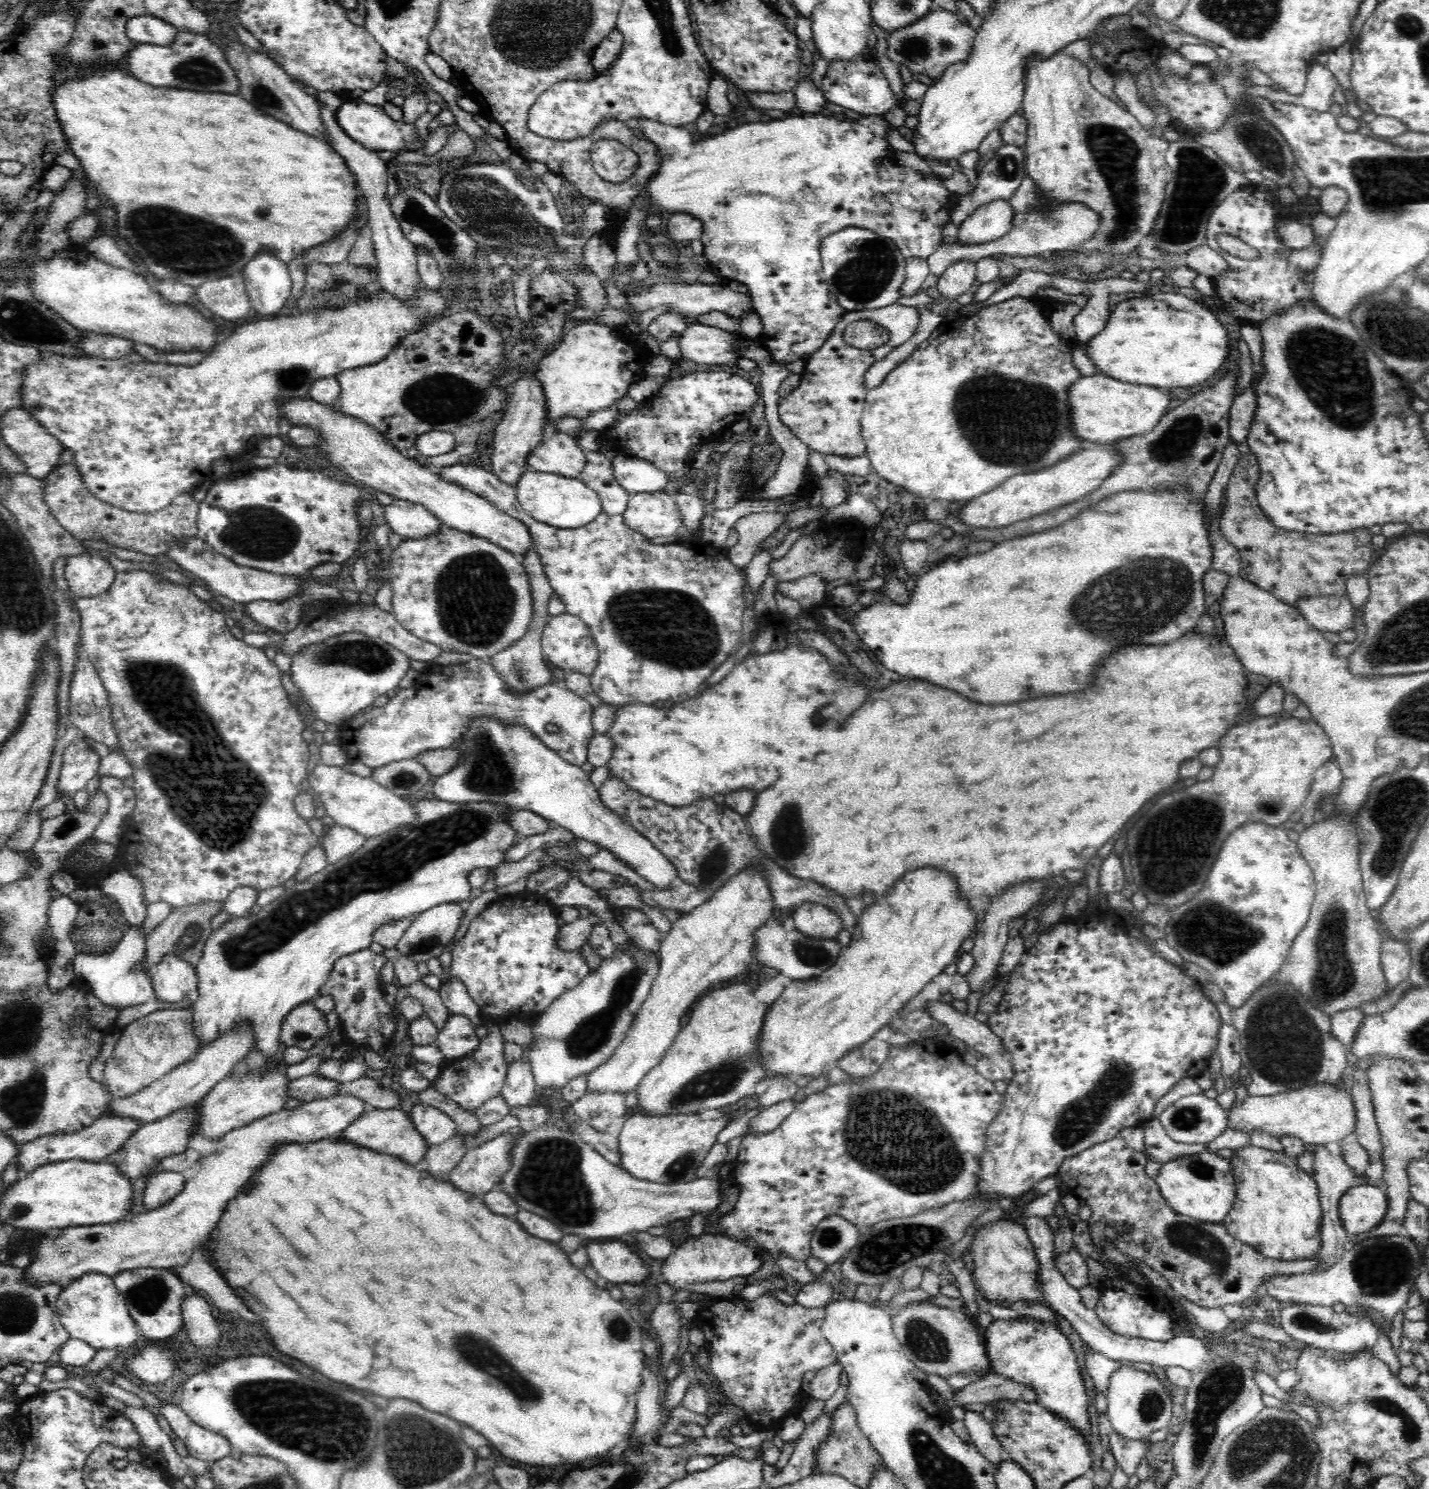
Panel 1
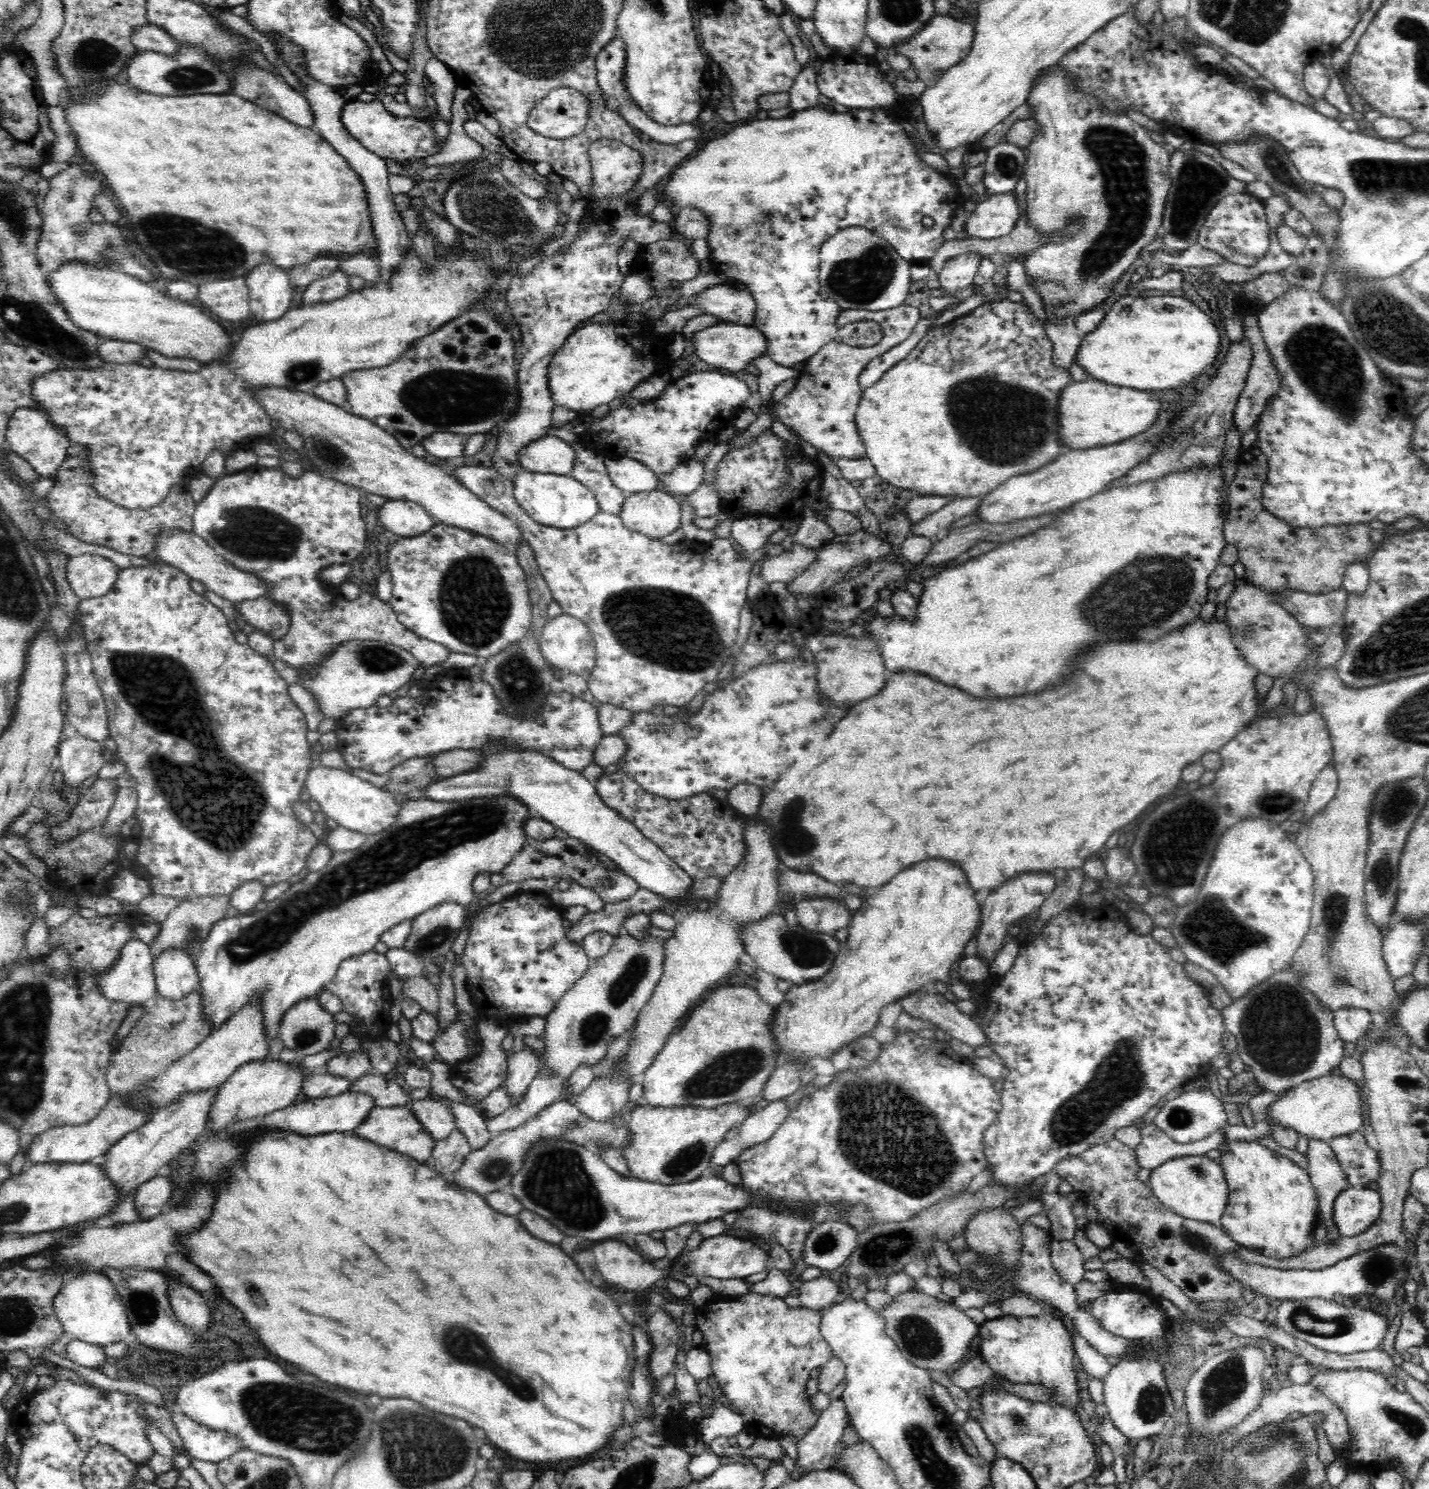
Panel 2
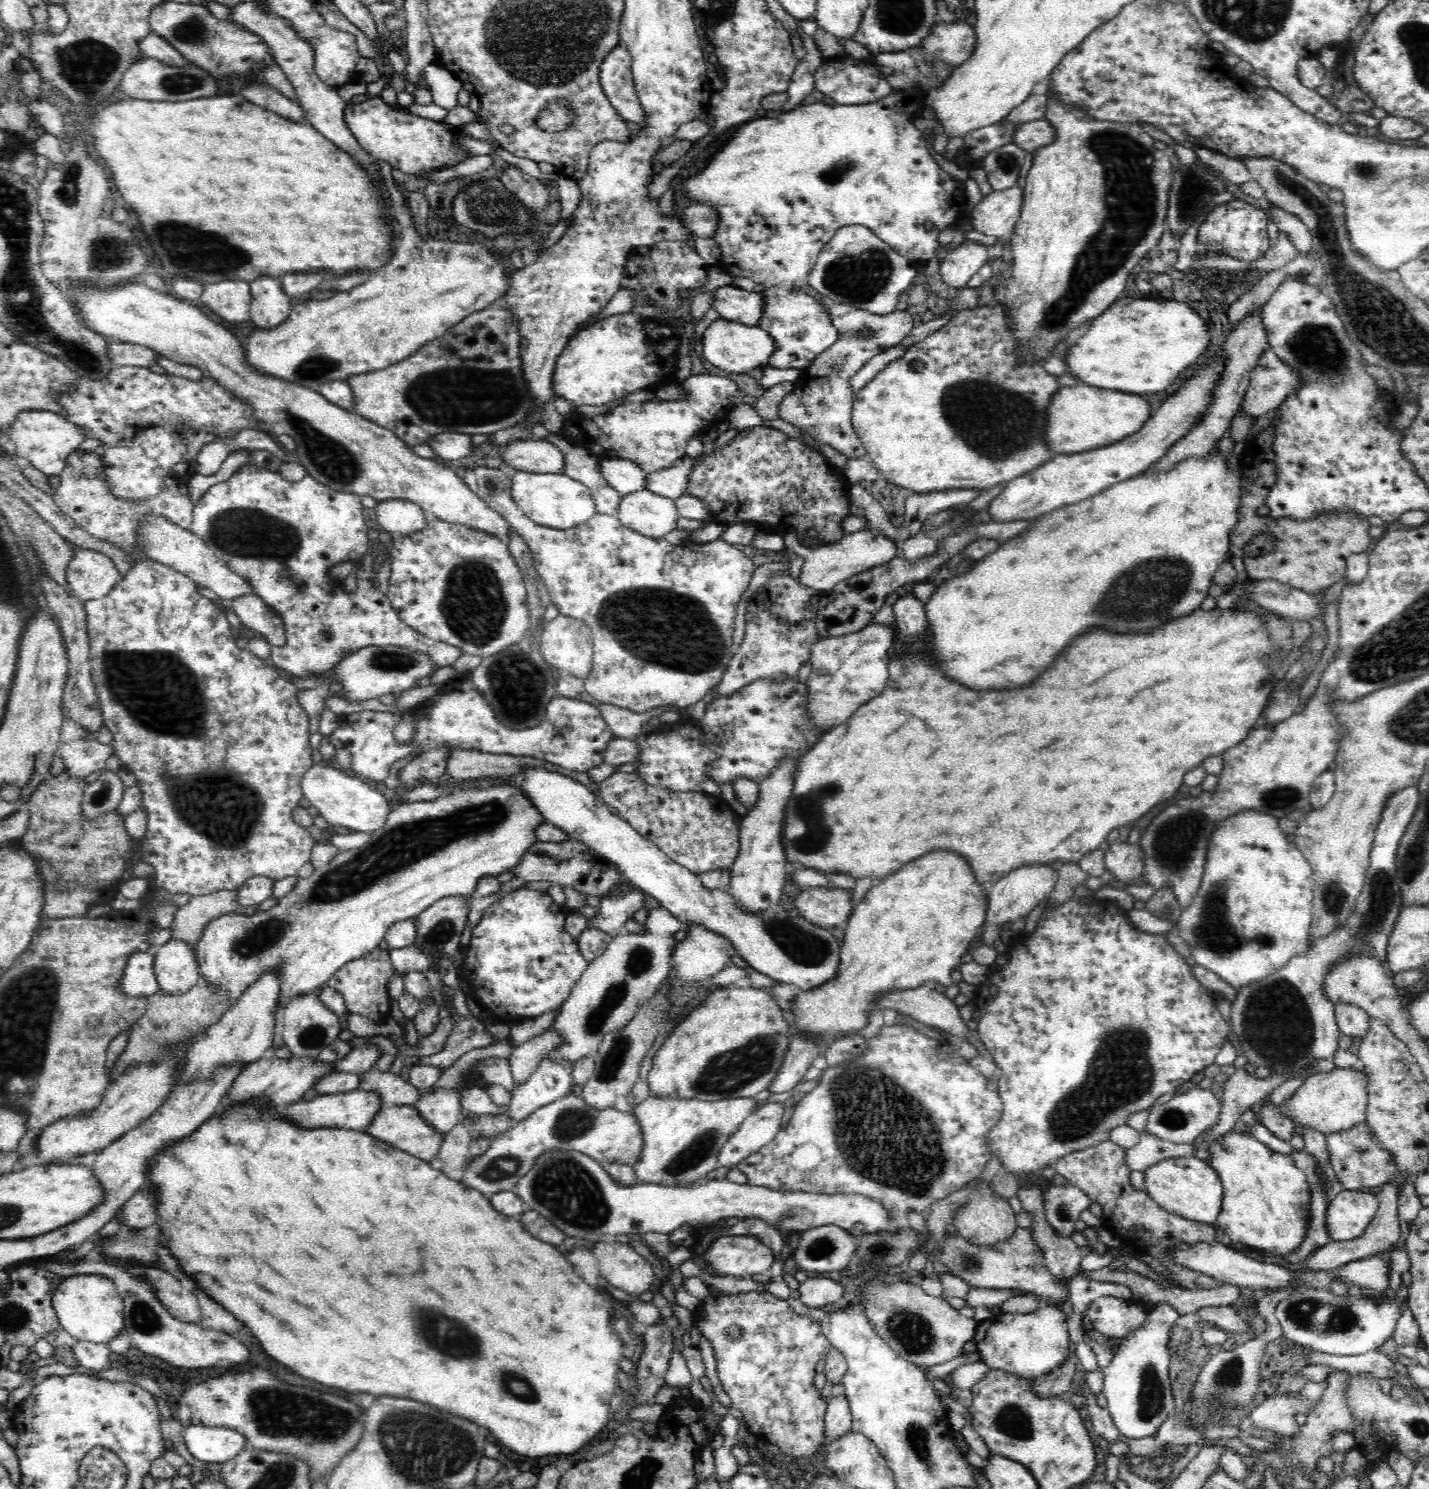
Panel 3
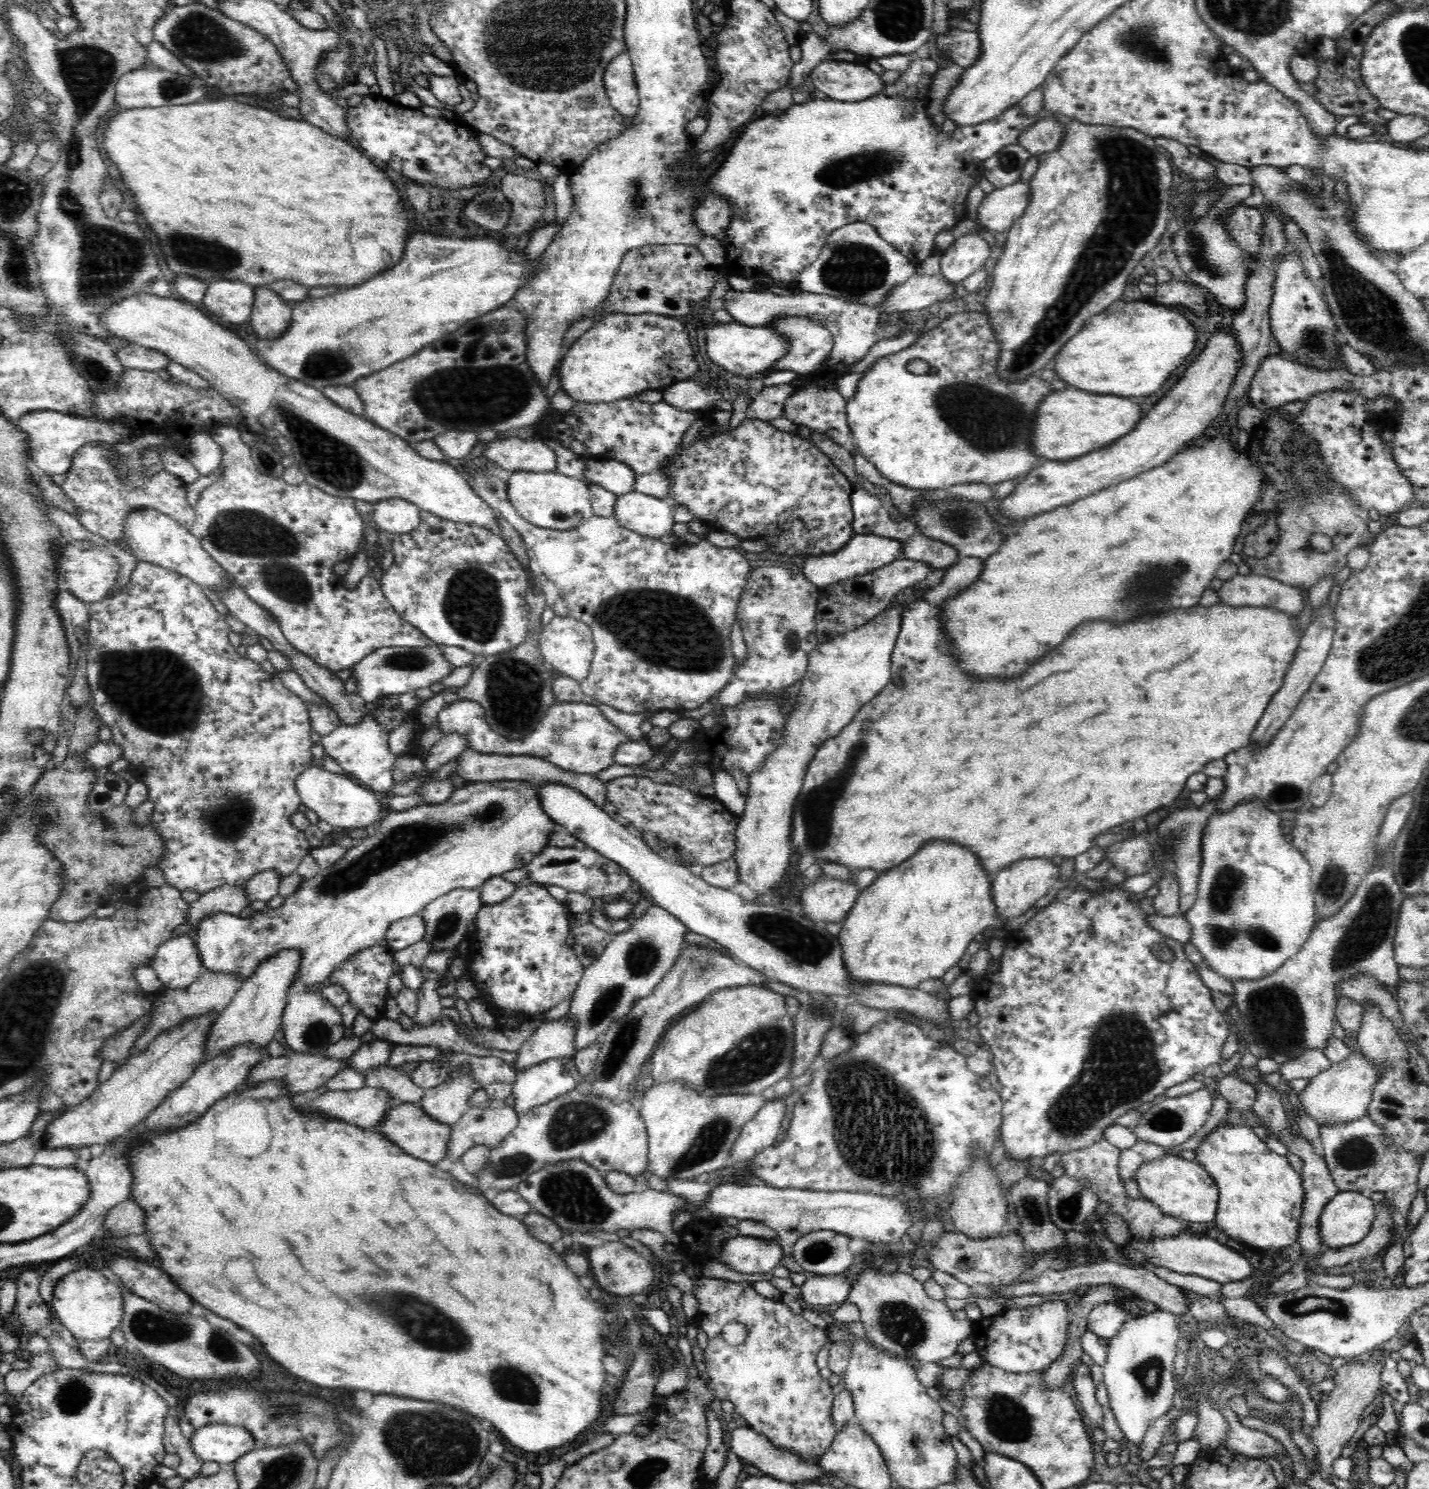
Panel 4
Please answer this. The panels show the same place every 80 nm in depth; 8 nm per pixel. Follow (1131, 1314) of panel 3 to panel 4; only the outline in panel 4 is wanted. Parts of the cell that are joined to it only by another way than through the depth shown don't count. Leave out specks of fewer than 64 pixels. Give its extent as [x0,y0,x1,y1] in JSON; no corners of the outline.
[1087,1301,1134,1339]

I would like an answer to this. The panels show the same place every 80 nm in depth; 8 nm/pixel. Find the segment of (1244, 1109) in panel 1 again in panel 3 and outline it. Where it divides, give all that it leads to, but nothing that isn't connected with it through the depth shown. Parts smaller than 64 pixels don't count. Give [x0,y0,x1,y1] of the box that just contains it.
[1284,1068,1368,1135]

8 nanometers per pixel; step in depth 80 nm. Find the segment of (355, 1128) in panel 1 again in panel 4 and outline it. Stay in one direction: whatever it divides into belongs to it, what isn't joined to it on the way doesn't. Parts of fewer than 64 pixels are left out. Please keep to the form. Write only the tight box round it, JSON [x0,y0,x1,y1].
[376,1103,451,1164]

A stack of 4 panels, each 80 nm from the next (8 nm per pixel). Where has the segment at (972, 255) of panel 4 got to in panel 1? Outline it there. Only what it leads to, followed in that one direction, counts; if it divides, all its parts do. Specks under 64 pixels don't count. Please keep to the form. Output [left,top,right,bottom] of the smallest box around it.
[938,260,977,299]

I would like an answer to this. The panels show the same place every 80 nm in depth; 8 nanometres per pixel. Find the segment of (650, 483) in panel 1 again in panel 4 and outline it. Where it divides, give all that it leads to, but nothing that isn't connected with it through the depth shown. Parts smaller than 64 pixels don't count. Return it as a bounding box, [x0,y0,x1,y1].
[584,458,637,495]

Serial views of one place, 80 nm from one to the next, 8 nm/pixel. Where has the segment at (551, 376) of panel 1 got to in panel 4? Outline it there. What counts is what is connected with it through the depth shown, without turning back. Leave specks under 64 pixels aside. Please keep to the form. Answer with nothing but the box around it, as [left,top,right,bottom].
[559,313,698,404]

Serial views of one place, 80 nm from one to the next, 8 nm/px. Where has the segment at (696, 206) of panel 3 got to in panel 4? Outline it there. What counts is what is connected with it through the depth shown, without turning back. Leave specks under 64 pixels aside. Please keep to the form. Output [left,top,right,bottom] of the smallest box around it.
[692,194,731,239]

